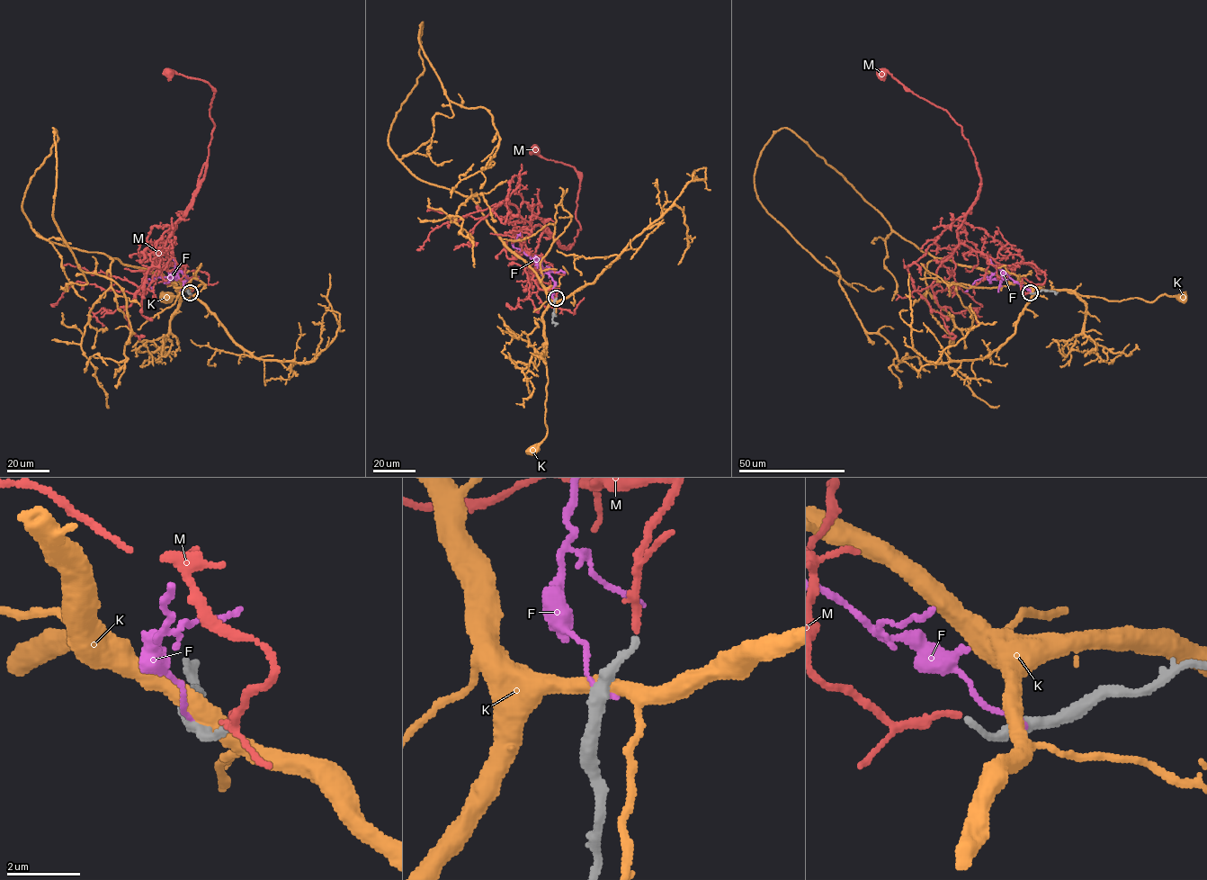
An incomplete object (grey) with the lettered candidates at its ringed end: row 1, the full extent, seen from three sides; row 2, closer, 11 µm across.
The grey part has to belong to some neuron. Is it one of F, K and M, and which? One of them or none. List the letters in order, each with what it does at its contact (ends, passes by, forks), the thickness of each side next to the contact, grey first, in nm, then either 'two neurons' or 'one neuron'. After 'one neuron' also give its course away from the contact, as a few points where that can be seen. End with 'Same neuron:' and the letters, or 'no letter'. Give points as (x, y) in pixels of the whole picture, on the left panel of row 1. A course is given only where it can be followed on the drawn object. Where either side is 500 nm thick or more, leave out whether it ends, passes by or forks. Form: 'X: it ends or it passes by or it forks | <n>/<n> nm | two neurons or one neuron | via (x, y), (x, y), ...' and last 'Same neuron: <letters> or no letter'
F: it ends | 340/120 nm | two neurons
K: it passes by | 320/460 nm | two neurons
M: it ends | 160/170 nm | one neuron | via (190, 292), (166, 270), (168, 258), (159, 248), (183, 216), (207, 162), (214, 89), (168, 74)
Same neuron: M

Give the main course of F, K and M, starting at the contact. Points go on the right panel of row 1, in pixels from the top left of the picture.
F: (1033, 292), (997, 268), (990, 277), (977, 280), (965, 291)
K: (1032, 293), (1039, 289), (1066, 290), (1108, 300), (1139, 298), (1153, 302), (1166, 294), (1183, 297)
M: (1029, 292), (1009, 268), (958, 238), (980, 190), (961, 127), (887, 71), (880, 74)

